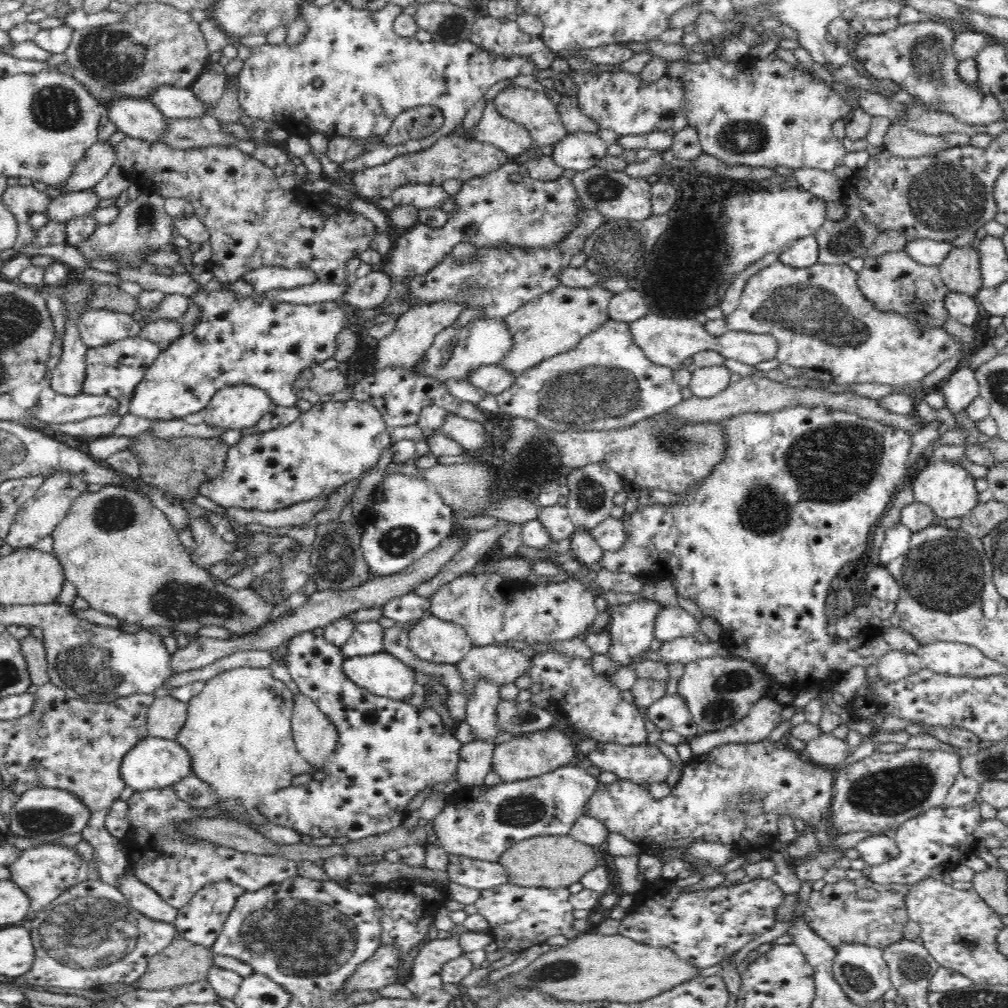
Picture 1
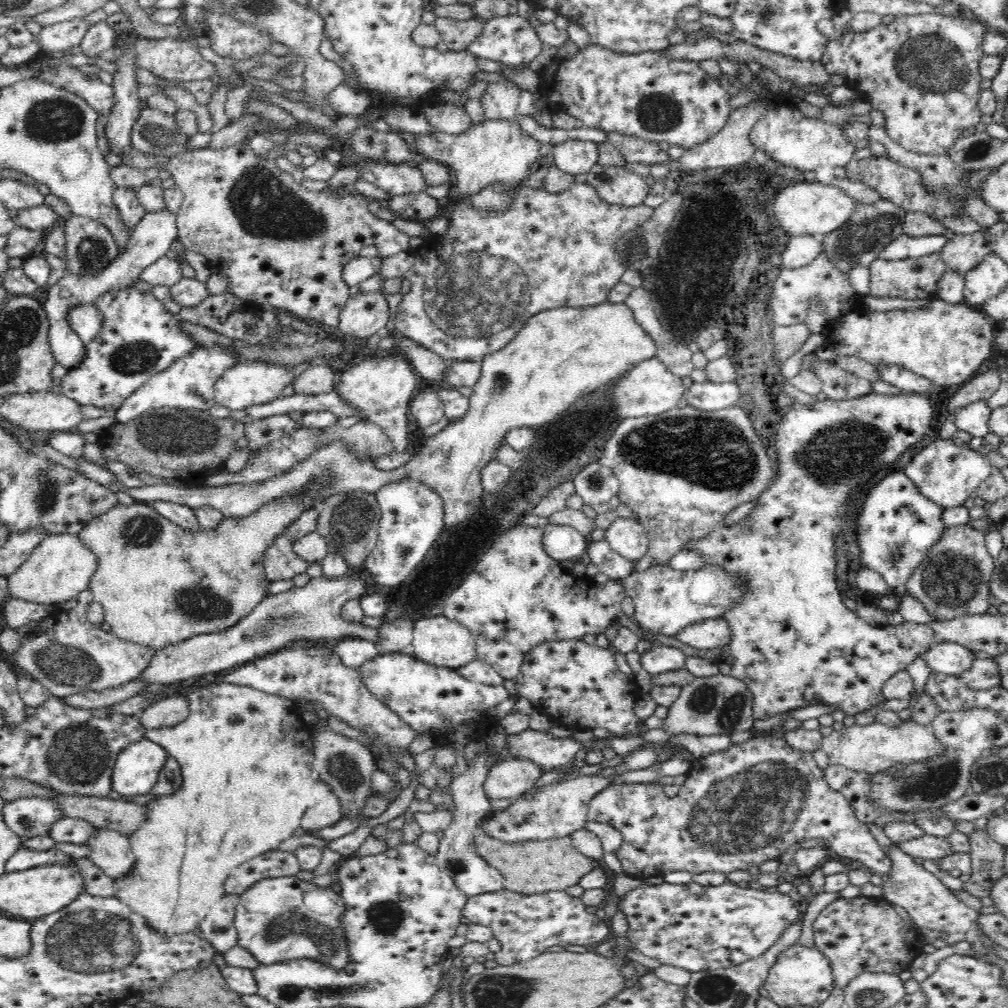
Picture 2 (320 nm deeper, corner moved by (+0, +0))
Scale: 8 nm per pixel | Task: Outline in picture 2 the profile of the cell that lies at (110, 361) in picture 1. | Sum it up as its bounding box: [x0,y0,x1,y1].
[61,287,198,412]

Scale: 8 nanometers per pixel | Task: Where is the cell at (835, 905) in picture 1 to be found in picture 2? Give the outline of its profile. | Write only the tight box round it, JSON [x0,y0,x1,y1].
[813,895,925,992]

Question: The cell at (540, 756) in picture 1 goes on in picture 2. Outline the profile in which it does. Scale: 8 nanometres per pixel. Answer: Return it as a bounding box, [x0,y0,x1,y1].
[484,760,541,800]

